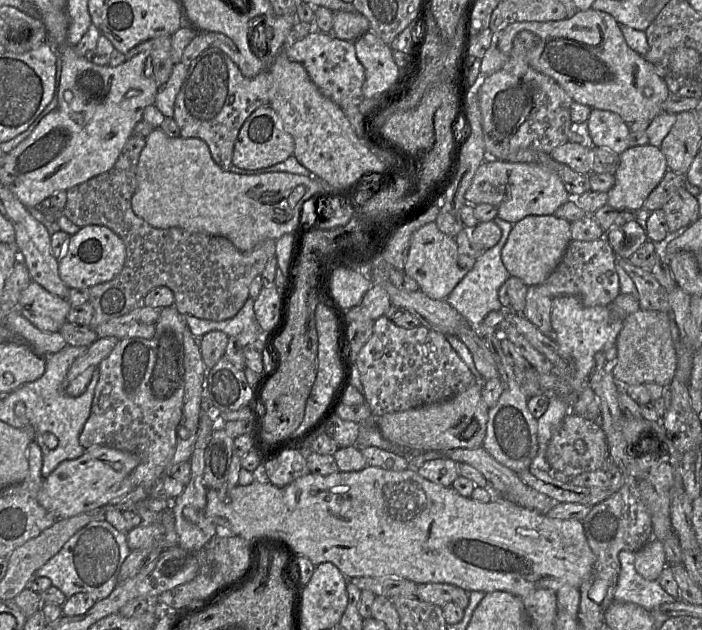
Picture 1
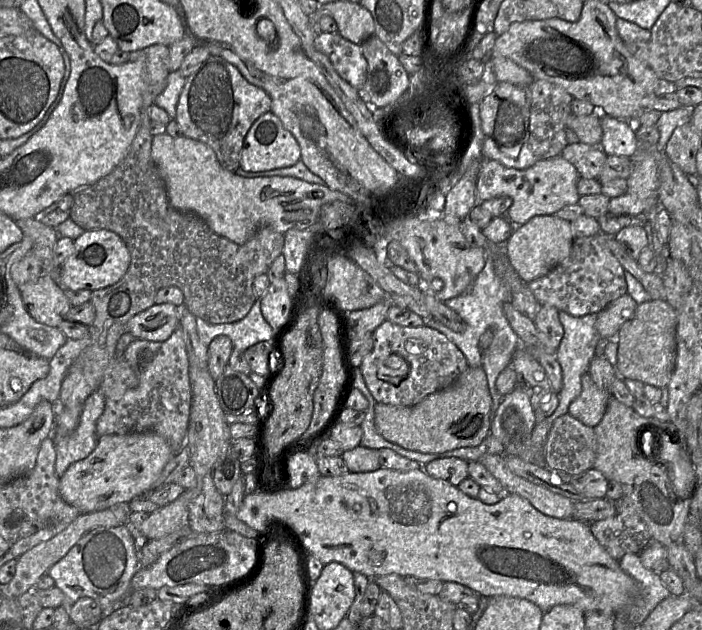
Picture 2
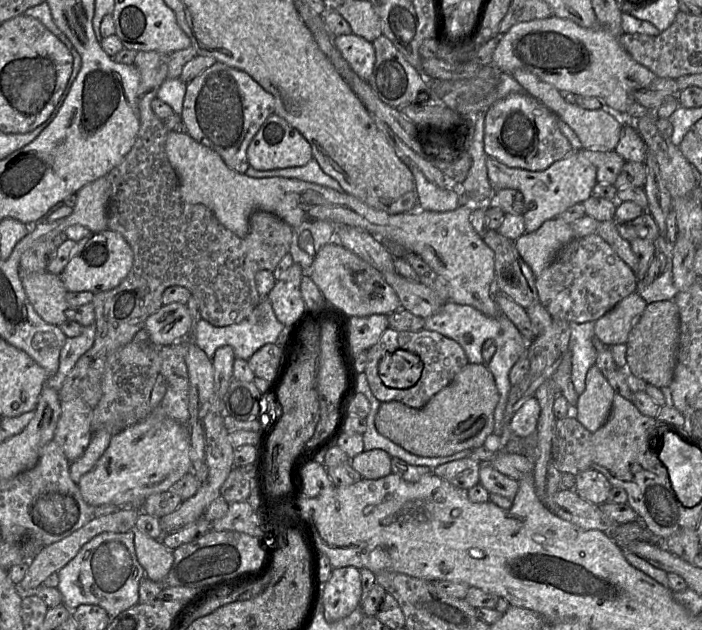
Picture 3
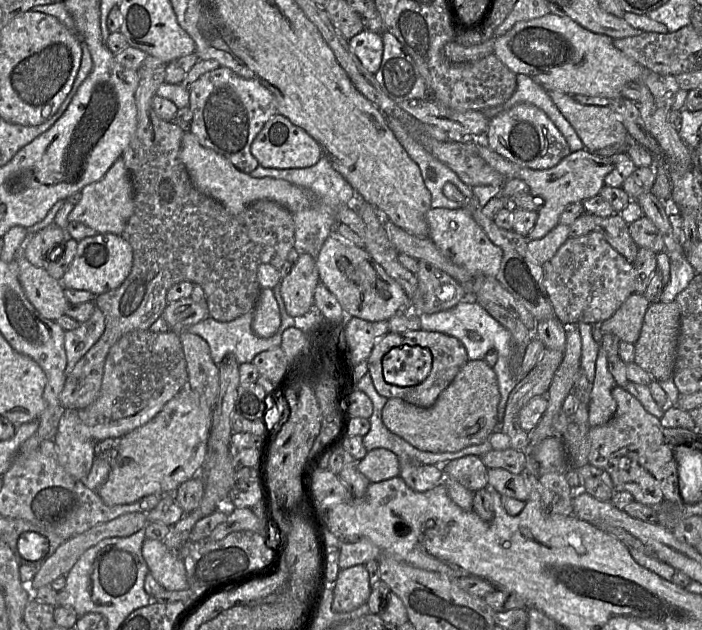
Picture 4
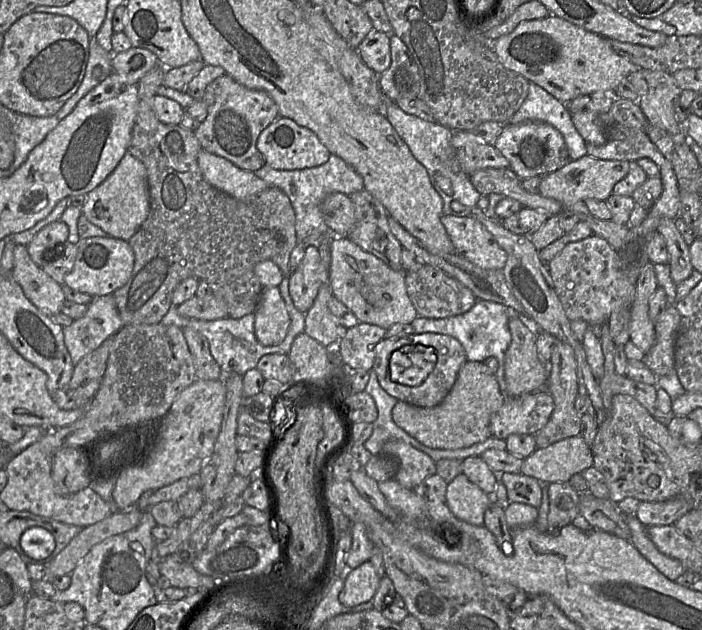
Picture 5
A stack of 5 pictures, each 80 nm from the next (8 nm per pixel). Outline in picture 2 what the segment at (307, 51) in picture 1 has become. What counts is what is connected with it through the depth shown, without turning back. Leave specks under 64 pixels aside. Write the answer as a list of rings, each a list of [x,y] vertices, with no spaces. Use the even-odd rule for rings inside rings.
[[[319,32],[314,46],[329,57],[337,73],[351,86],[357,90],[363,88],[367,78],[368,62],[361,45],[345,39],[338,32]]]

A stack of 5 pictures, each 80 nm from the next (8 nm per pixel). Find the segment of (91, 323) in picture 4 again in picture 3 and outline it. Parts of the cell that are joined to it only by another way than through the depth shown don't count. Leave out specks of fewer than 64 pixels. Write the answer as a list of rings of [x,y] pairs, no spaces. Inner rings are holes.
[[[95,324],[84,327],[83,332],[77,337],[67,337],[60,351],[59,368],[56,374],[48,377],[45,385],[60,391],[63,382],[74,367],[78,359],[91,348],[96,334]]]

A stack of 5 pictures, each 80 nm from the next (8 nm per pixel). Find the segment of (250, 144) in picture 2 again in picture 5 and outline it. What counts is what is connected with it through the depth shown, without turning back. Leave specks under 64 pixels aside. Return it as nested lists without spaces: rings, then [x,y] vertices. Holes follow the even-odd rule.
[[[282,116],[262,131],[256,146],[265,157],[266,165],[277,170],[313,168],[326,163],[332,155],[313,131]]]

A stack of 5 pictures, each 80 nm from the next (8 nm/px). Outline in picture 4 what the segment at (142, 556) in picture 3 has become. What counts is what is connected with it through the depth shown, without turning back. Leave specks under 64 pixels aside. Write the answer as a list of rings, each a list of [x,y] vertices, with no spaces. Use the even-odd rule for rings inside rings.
[[[145,538],[142,555],[149,572],[167,590],[189,588],[183,558],[170,550],[163,541]]]

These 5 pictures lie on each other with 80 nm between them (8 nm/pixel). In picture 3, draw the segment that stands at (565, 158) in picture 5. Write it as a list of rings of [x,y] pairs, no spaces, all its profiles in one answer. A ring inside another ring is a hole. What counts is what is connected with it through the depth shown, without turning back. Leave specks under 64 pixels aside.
[[[509,94],[485,112],[484,152],[508,167],[543,171],[573,151],[558,122],[559,117],[531,95]]]

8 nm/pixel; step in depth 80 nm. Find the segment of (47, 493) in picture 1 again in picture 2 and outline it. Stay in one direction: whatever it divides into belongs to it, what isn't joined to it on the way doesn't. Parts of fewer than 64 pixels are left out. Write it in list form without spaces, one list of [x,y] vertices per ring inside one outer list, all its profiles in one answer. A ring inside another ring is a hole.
[[[152,432],[106,435],[98,439],[93,452],[73,463],[60,477],[59,493],[81,514],[127,503],[153,489],[164,467],[173,456],[167,441]]]

